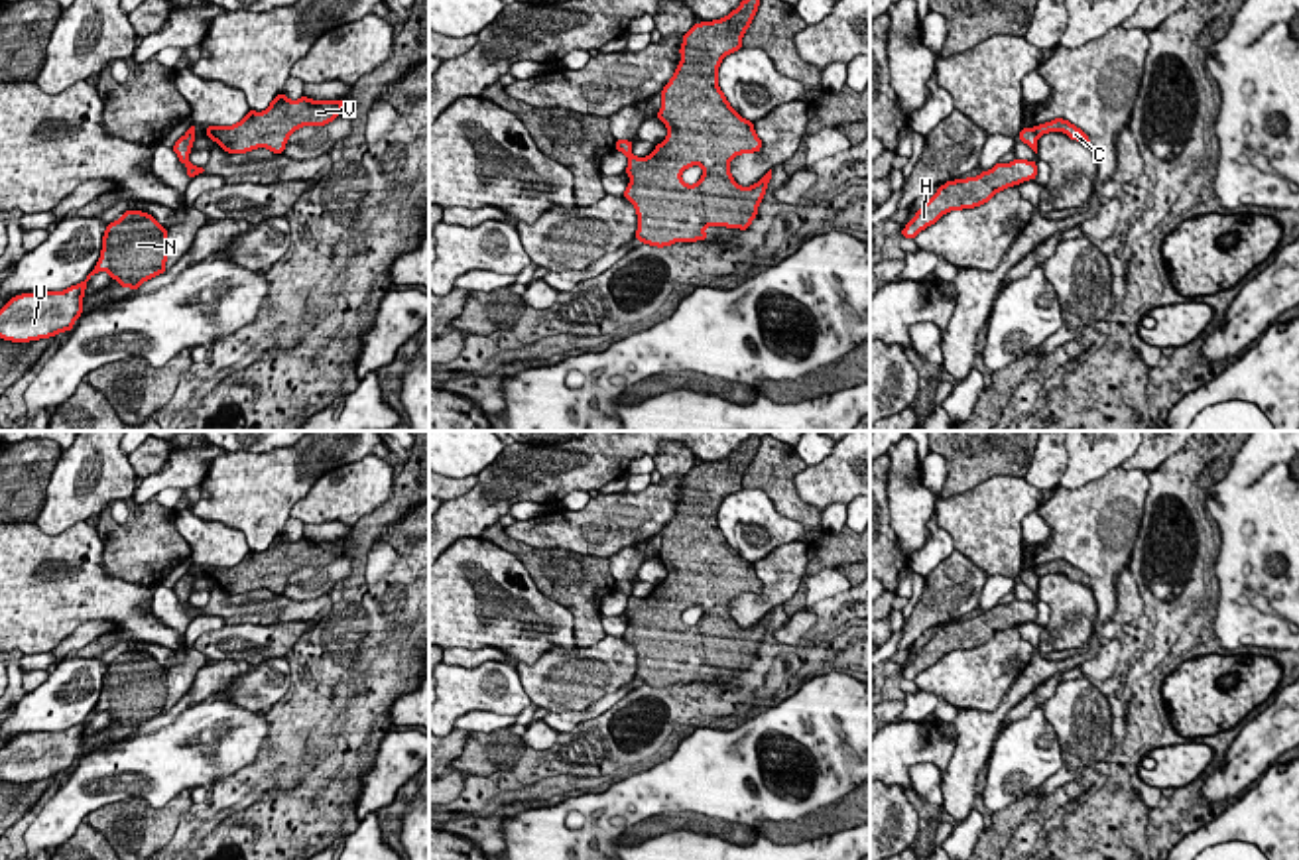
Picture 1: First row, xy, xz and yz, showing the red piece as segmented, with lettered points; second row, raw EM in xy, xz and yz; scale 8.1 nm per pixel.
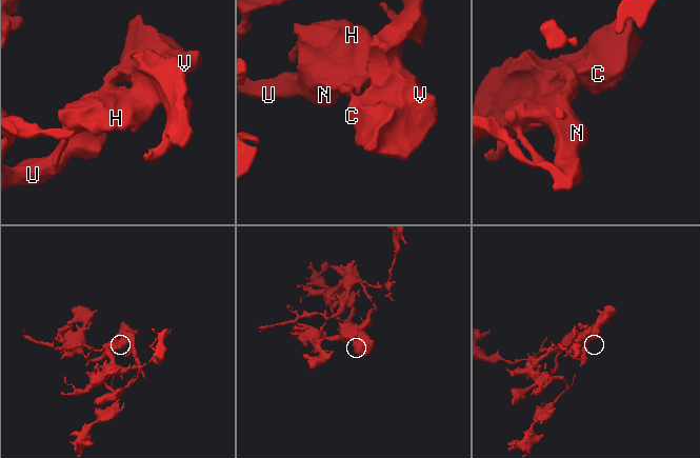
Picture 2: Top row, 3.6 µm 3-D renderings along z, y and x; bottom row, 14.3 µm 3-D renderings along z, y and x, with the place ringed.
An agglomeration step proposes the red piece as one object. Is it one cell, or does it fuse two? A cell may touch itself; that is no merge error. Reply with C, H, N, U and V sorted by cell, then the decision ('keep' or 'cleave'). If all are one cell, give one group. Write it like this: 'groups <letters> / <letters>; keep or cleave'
groups C V / H N U; cleave

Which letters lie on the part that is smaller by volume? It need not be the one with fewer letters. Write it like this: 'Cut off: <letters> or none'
Cut off: C, V

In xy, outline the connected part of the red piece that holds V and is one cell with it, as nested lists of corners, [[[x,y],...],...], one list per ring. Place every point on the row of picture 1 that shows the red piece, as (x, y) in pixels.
[[[283,92],[276,94],[264,112],[248,110],[234,126],[207,126],[207,136],[228,154],[246,154],[268,148],[283,154],[289,136],[303,126],[325,126],[342,112],[342,98],[313,100],[301,96],[289,100]]]

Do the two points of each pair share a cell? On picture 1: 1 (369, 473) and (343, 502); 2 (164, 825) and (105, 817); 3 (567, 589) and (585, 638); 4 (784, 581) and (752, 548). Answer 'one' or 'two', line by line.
1: one
2: one
3: one
4: two

